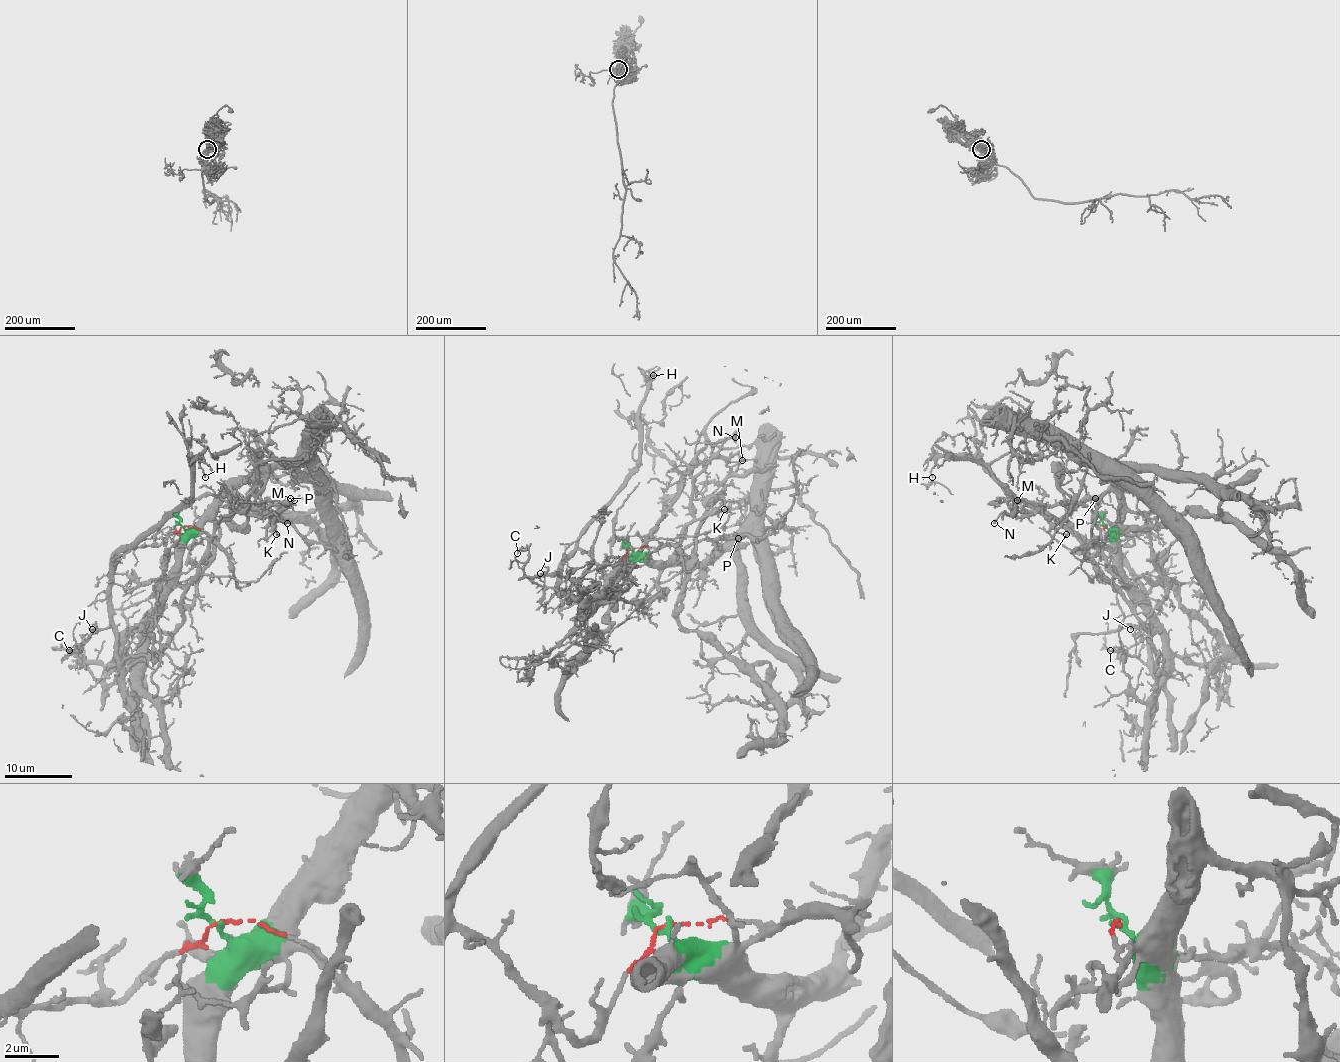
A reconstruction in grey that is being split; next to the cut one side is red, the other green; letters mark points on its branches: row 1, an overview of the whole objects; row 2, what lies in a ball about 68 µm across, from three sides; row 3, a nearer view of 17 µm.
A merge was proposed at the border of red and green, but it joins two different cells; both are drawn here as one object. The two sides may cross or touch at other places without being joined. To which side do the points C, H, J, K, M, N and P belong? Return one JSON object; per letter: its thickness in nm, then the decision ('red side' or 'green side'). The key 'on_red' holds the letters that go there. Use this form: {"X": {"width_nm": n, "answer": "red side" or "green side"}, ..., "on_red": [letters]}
{"C": {"width_nm": 110, "answer": "red side"}, "H": {"width_nm": 120, "answer": "red side"}, "J": {"width_nm": 100, "answer": "red side"}, "K": {"width_nm": 240, "answer": "green side"}, "M": {"width_nm": 180, "answer": "green side"}, "N": {"width_nm": 180, "answer": "green side"}, "P": {"width_nm": 130, "answer": "green side"}, "on_red": ["C", "H", "J"]}

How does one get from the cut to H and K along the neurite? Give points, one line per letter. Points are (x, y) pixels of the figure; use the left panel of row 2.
H: (184, 527), (160, 544), (130, 547), (191, 496), (191, 457), (199, 457), (204, 477)
K: (184, 527), (189, 530), (225, 491), (242, 503), (267, 513), (274, 520), (276, 533)

